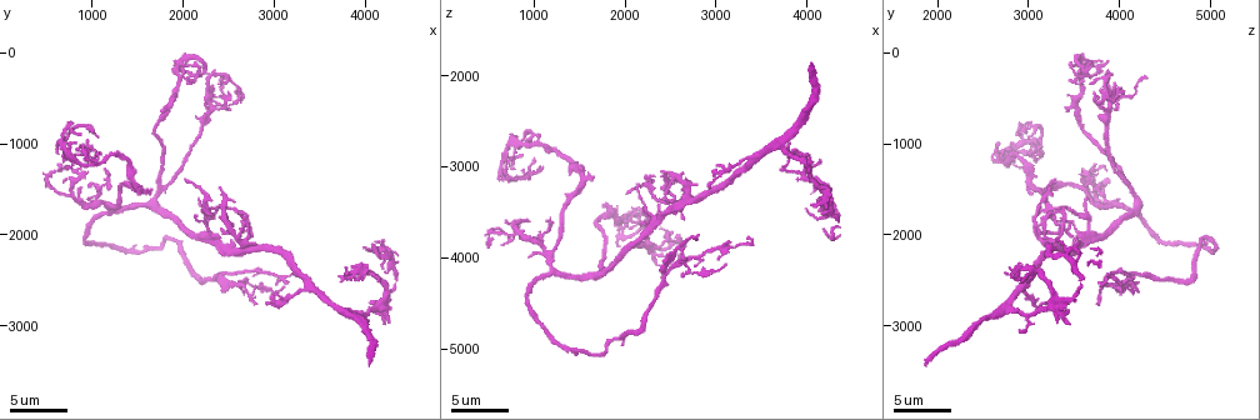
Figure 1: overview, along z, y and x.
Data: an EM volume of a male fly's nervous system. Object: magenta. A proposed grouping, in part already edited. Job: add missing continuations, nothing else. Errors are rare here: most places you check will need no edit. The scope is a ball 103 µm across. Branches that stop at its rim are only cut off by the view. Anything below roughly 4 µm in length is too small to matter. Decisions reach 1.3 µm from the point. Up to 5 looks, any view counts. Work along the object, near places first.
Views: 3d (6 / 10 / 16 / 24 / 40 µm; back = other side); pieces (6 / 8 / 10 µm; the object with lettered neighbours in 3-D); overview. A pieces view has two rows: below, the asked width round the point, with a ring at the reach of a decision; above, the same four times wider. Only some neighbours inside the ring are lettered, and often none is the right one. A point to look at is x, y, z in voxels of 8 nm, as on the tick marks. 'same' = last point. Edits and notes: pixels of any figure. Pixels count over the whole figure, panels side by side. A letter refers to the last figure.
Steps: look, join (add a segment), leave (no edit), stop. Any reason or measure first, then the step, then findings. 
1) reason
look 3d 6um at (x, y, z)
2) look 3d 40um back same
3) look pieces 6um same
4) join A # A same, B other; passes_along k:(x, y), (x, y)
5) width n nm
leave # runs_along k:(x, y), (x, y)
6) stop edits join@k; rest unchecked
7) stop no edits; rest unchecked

look pieces 8um at (1150, 1300, 3600)

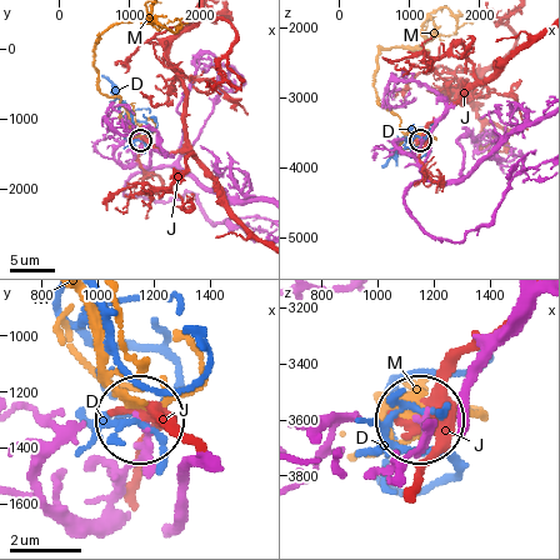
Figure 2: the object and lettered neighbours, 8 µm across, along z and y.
leave # D other, J other, M other; runs_along 2:(114, 495), (138, 459), (144, 426); no lettered segment goes on from it

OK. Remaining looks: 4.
long arm stops here
look pieces 10um at (1000, 850, 2950)

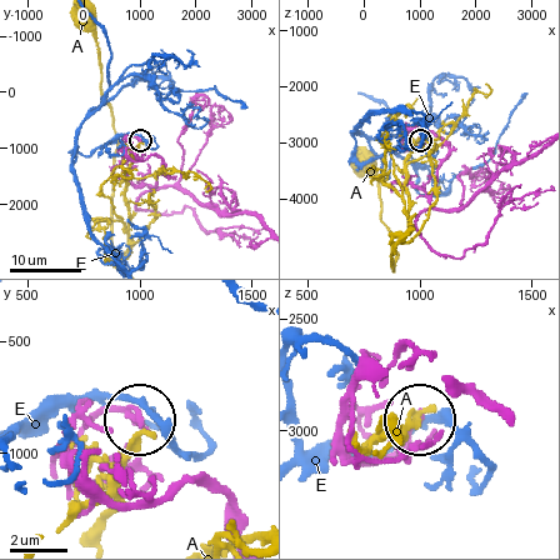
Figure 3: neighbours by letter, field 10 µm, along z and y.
leave # A other, E other; no lettered segment goes on from it

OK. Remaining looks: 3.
free end
look pieces 6um at (3800, 2450, 2750)

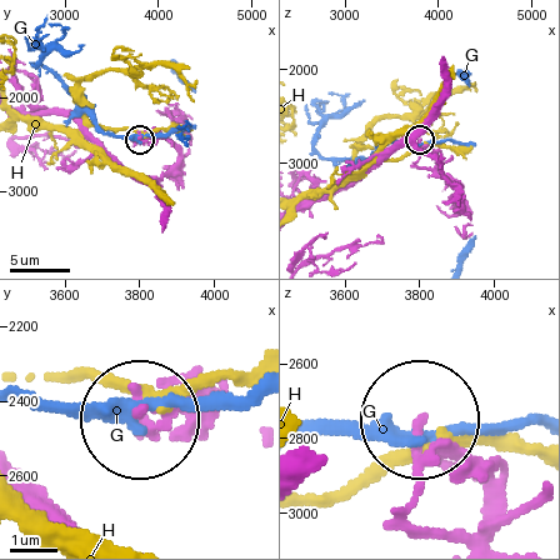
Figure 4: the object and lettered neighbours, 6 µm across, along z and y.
leave # G other, H other; none of them fits

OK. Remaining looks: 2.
stop no edits; rest unchecked

